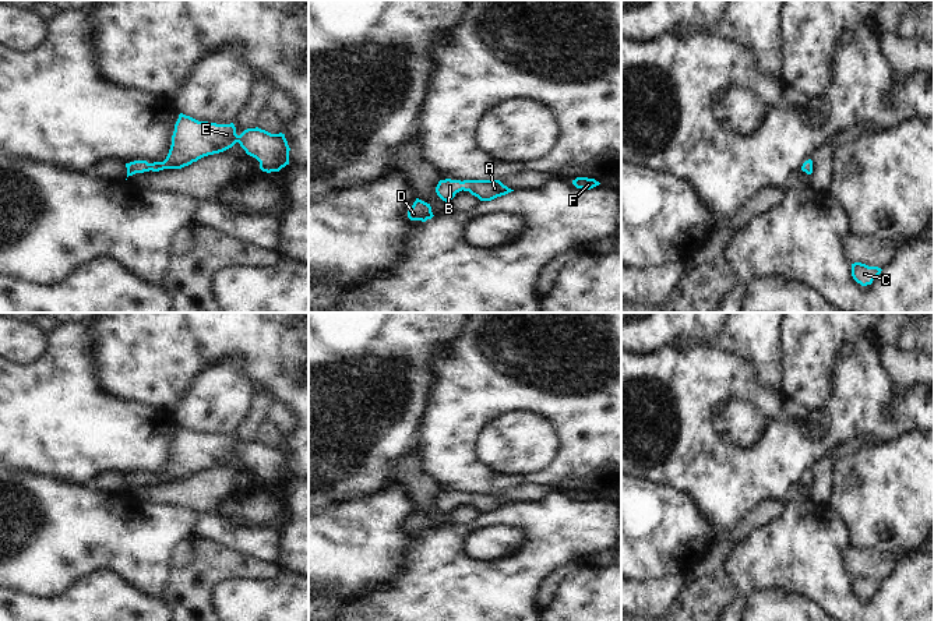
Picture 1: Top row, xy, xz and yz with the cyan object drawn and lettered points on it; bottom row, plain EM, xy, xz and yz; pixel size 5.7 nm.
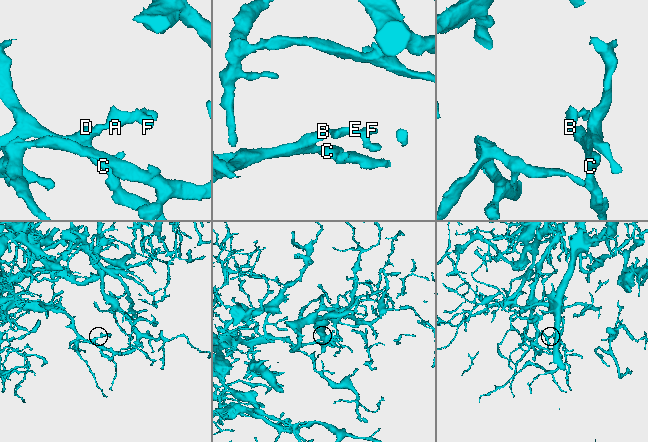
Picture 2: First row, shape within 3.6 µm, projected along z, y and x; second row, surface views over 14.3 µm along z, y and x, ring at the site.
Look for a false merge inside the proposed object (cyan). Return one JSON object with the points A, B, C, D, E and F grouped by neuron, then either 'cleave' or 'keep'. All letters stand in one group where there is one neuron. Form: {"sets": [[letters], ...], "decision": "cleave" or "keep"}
{"sets": [["A", "B", "C", "D", "E", "F"]], "decision": "keep"}

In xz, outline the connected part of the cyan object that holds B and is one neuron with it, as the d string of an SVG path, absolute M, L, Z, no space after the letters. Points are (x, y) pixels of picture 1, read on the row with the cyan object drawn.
M440 180L436 193L437 195L450 204L450 201L459 191L469 191L480 201L491 201L497 197L505 195L514 190L504 186L500 180Z

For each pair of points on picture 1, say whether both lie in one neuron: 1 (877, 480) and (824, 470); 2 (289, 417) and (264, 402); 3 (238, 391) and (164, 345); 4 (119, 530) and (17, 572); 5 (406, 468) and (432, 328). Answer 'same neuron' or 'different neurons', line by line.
1: different neurons
2: different neurons
3: different neurons
4: same neuron
5: different neurons

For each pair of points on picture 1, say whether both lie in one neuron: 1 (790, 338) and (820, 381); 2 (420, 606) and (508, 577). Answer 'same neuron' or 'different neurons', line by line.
1: same neuron
2: same neuron

